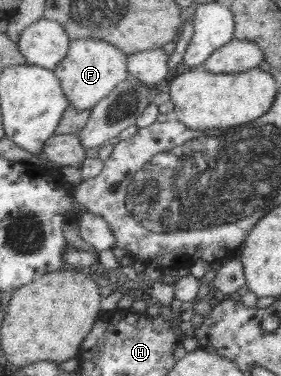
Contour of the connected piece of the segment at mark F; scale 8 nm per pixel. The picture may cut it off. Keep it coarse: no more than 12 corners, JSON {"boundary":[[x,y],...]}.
{"boundary":[[73,38],[54,67],[67,101],[91,109],[128,78],[127,55]]}

